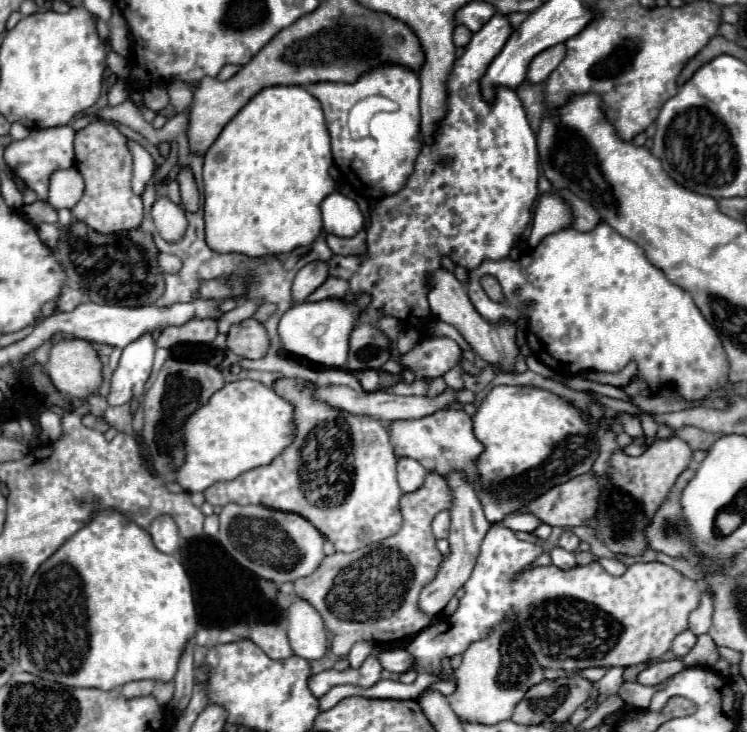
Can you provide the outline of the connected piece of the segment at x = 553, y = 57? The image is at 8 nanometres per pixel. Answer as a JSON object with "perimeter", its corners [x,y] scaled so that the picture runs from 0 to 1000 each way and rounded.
{"perimeter":[[[743,60],[732,68],[727,68],[724,74],[719,74],[708,90],[708,98],[705,98],[705,109],[708,112],[727,112],[732,109],[732,104],[748,90],[748,85],[754,82],[756,77],[756,60]]]}

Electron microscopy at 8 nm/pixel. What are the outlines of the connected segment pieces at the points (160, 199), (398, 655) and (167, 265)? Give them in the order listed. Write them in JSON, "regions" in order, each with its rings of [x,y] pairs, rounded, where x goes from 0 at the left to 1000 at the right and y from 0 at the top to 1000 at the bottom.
{"regions":[[[[213,265],[202,284],[202,295],[213,322],[221,331],[240,331],[245,325],[250,314],[250,298],[242,279],[234,279],[221,265]]],[[[515,885],[505,893],[505,902],[510,904],[513,915],[518,915],[518,918],[539,921],[539,918],[553,913],[553,902],[550,902],[550,893],[545,888],[521,888],[521,885]]],[[[213,347],[213,358],[216,358],[216,369],[224,374],[237,374],[242,369],[242,355],[232,347]]]]}

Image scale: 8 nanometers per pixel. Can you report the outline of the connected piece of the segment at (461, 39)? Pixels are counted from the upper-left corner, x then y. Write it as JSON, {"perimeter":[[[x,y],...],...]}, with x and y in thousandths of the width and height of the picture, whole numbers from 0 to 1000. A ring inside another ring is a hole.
{"perimeter":[[[614,33],[614,36],[609,38],[609,46],[606,46],[609,63],[612,63],[612,66],[620,66],[620,63],[625,63],[625,60],[628,60],[628,55],[631,55],[631,49],[633,49],[633,44],[631,44],[625,36]]]}

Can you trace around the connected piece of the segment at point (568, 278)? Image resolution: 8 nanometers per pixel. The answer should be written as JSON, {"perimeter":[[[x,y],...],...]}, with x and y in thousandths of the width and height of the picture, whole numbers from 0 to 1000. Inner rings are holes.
{"perimeter":[[[805,303],[797,314],[791,317],[772,317],[767,311],[759,311],[759,314],[751,314],[751,317],[743,317],[738,322],[730,322],[716,339],[711,339],[708,344],[700,344],[692,355],[684,355],[684,352],[676,352],[676,355],[649,355],[644,358],[636,369],[628,372],[628,388],[625,388],[625,399],[628,399],[628,407],[633,410],[633,418],[636,423],[657,443],[665,443],[671,437],[684,437],[684,440],[692,440],[692,437],[703,437],[705,440],[705,470],[714,481],[714,486],[735,500],[743,511],[748,514],[772,514],[772,511],[780,511],[780,508],[829,508],[834,505],[845,492],[853,495],[853,508],[847,514],[847,519],[855,519],[855,522],[863,522],[869,527],[869,533],[874,538],[885,536],[888,530],[901,530],[909,541],[914,541],[920,549],[928,549],[928,546],[938,546],[938,544],[946,544],[952,541],[957,533],[968,530],[971,522],[973,522],[973,511],[976,511],[976,495],[973,495],[973,484],[965,473],[965,464],[960,459],[960,454],[954,451],[954,445],[949,445],[949,440],[941,434],[941,429],[933,423],[925,402],[920,396],[912,396],[909,391],[904,391],[901,385],[896,385],[890,380],[890,374],[885,374],[885,369],[880,369],[880,363],[874,363],[866,352],[863,352],[863,344],[850,333],[850,331],[842,331],[837,322],[826,320],[815,306]],[[647,374],[657,374],[668,383],[671,393],[673,393],[673,402],[676,402],[676,413],[673,415],[665,415],[660,413],[649,396],[644,393],[641,388],[641,380]]]}

